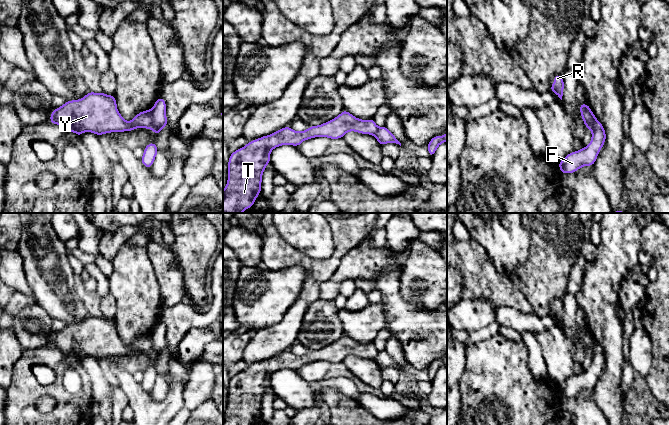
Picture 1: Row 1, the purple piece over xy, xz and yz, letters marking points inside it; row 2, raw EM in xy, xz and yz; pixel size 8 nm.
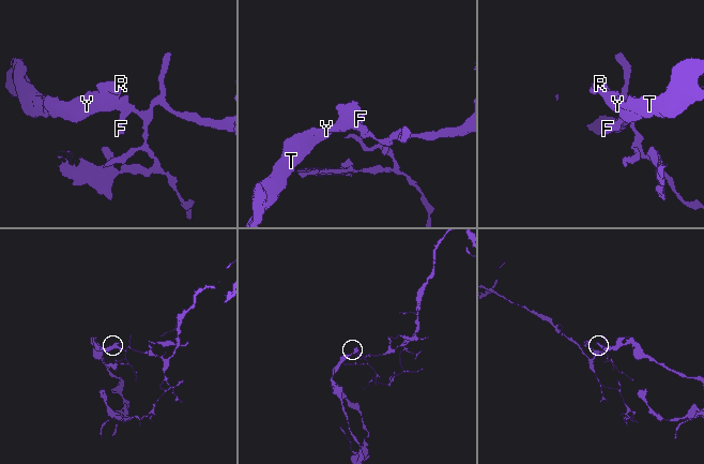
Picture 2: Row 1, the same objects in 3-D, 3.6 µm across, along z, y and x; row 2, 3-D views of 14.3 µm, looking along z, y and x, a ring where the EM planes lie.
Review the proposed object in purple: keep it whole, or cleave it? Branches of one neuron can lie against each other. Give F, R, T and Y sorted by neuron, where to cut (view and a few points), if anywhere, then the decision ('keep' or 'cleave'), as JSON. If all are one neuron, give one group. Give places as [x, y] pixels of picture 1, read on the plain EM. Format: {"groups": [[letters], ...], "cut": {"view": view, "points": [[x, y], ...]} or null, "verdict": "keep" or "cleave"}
{"groups": [["F"], ["R", "T", "Y"]], "cut": {"view": "yz", "points": [[586, 328], [590, 338], [590, 352]]}, "verdict": "cleave"}

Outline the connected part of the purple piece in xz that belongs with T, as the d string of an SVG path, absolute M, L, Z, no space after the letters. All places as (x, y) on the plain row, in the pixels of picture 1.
M343 333L342 337L334 343L318 350L310 350L307 354L297 356L286 350L270 359L252 364L246 370L230 378L228 386L228 405L223 414L223 425L255 425L261 417L262 398L266 389L271 387L271 374L281 369L293 369L298 371L304 364L314 361L328 361L340 363L348 355L355 355L361 358L375 359L378 351L373 342L360 344Z

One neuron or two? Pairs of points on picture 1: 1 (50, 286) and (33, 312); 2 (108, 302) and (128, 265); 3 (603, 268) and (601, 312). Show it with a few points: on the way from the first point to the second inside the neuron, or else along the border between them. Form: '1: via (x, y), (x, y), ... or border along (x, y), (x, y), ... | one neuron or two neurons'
1: border along (37, 302), (53, 318) | two neurons
2: border along (110, 294), (116, 302), (116, 313), (113, 318) | two neurons
3: via (602, 279), (601, 301) | one neuron

